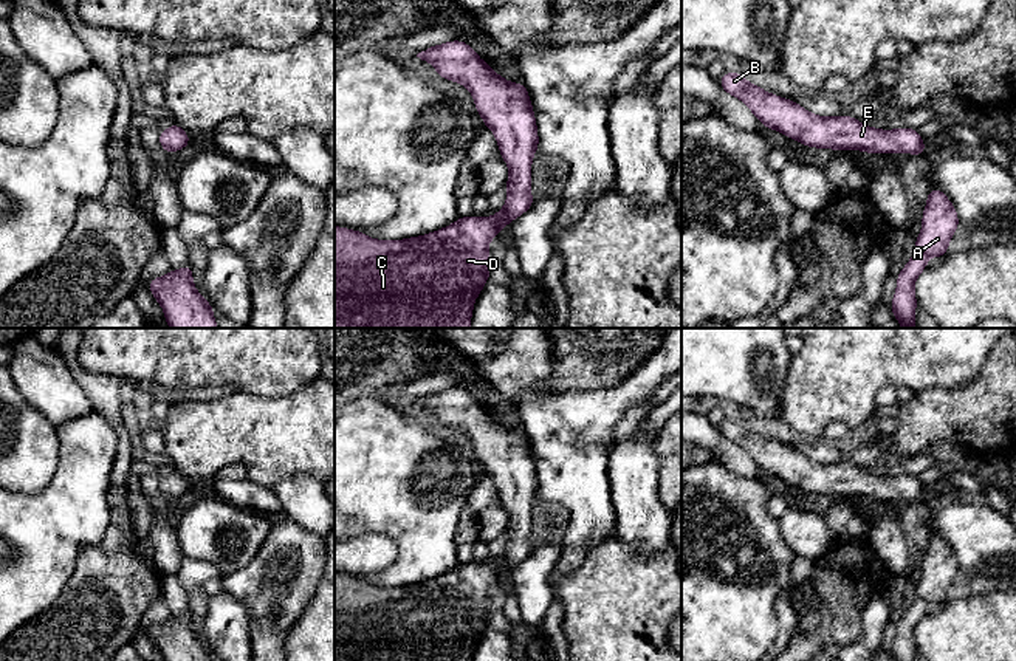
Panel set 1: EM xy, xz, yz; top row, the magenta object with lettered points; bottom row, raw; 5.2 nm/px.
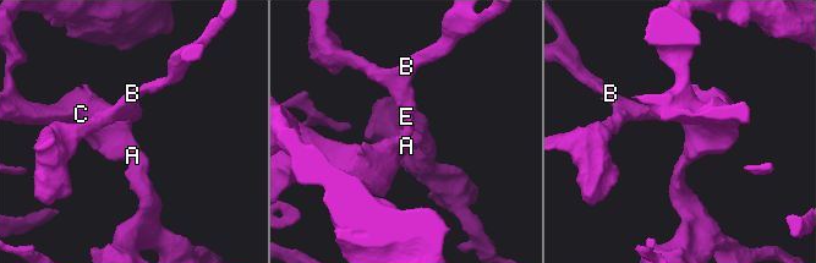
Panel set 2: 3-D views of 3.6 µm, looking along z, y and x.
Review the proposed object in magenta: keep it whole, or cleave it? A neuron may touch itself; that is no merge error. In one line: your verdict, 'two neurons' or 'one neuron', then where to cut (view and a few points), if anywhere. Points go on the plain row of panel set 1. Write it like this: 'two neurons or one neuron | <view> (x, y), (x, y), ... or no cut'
one neuron | no cut

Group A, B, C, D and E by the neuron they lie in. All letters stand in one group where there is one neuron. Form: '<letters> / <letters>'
A B C D E

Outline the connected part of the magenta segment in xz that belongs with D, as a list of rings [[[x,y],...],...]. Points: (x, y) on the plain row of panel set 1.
[[[463,387],[426,395],[417,404],[429,409],[441,426],[471,438],[510,514],[508,543],[494,563],[458,563],[446,574],[404,587],[376,587],[361,577],[335,573],[335,661],[472,661],[474,649],[489,627],[489,588],[534,550],[530,539],[531,508],[539,483],[527,433],[499,423]]]

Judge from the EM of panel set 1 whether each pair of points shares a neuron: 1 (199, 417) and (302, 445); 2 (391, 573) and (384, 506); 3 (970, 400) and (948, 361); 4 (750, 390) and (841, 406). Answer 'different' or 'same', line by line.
1: same
2: same
3: different
4: different

